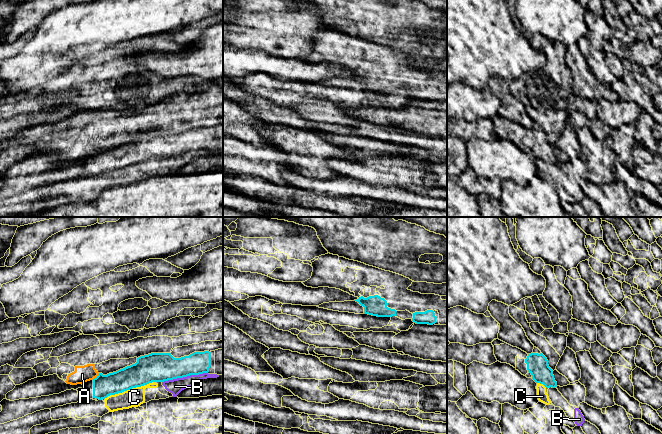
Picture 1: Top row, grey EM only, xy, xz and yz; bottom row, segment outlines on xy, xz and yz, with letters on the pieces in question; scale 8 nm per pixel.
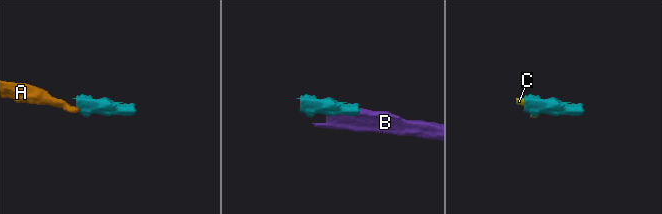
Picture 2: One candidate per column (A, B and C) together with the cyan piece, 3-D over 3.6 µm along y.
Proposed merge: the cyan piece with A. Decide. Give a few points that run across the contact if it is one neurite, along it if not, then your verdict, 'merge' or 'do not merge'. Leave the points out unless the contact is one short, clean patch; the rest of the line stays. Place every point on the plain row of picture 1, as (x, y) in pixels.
line xy (99, 149), (92, 155); do not merge

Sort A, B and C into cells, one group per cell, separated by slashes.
A / B C

